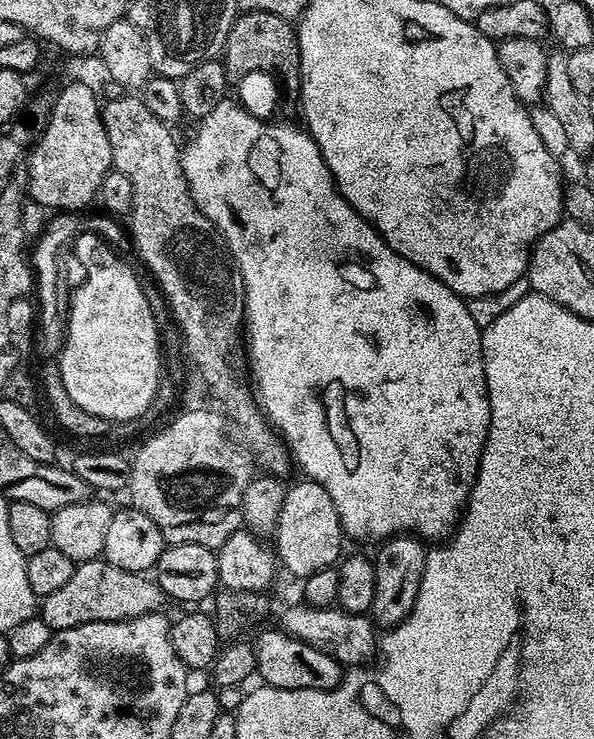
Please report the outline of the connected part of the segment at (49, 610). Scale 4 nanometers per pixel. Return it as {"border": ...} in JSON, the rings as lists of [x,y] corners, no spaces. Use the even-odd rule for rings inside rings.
{"border":[[[97,558],[77,563],[69,580],[59,590],[54,590],[54,594],[43,597],[38,615],[44,619],[46,626],[61,632],[99,620],[114,622],[156,614],[163,609],[160,608],[163,604],[166,604],[166,597],[155,579],[138,572],[123,572],[107,560]]]}

